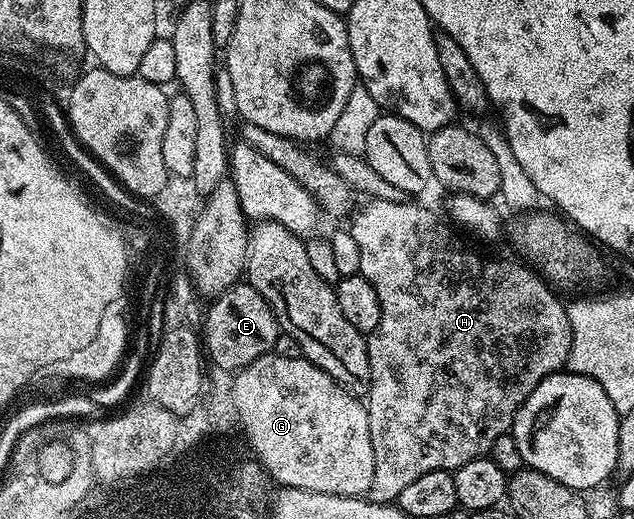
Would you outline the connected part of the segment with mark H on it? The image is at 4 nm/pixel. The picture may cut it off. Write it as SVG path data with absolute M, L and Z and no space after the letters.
M376 198L365 203L367 206L355 213L348 223L352 240L360 244L360 268L362 274L376 288L376 296L380 300L380 324L370 335L368 348L368 364L370 365L370 384L364 405L368 412L368 428L372 436L372 456L376 456L376 472L372 472L372 484L368 495L372 502L397 503L400 492L404 492L407 484L412 484L424 472L437 470L458 470L468 460L489 455L492 444L496 444L499 436L511 433L514 417L524 404L524 400L548 375L561 371L566 364L566 357L572 348L572 328L566 311L567 303L557 298L555 291L545 278L539 276L529 265L521 261L501 262L498 258L481 258L473 254L432 211L421 206L418 200L393 202Z

